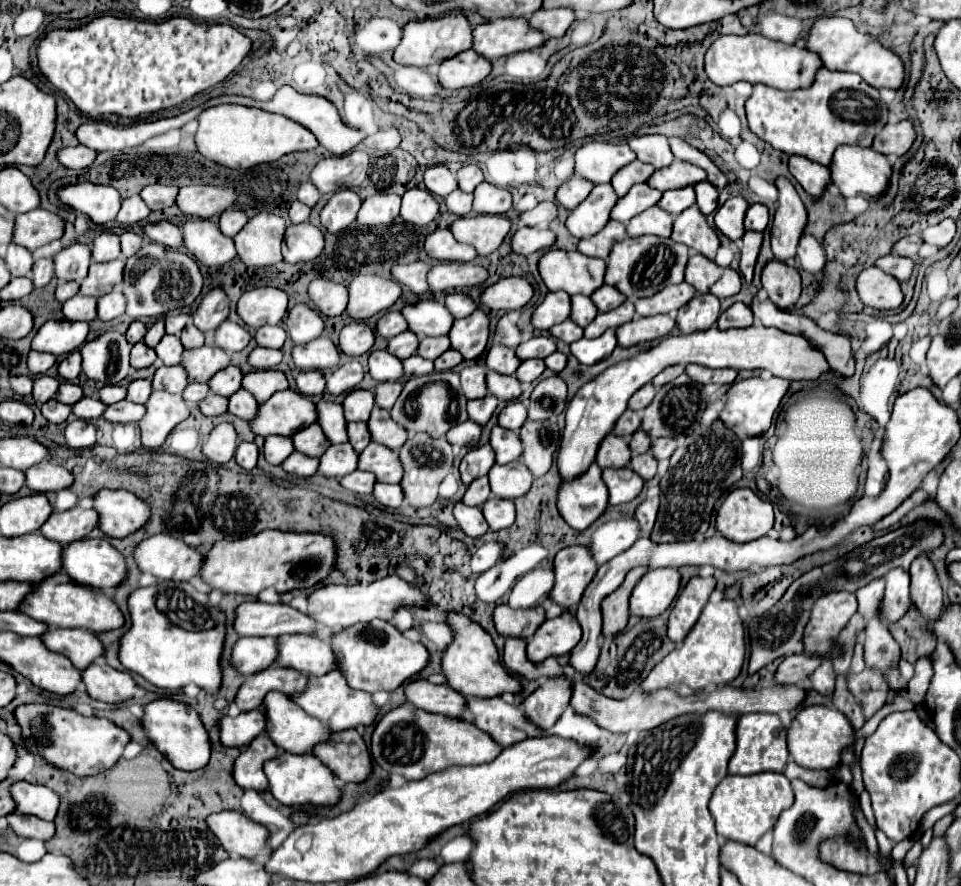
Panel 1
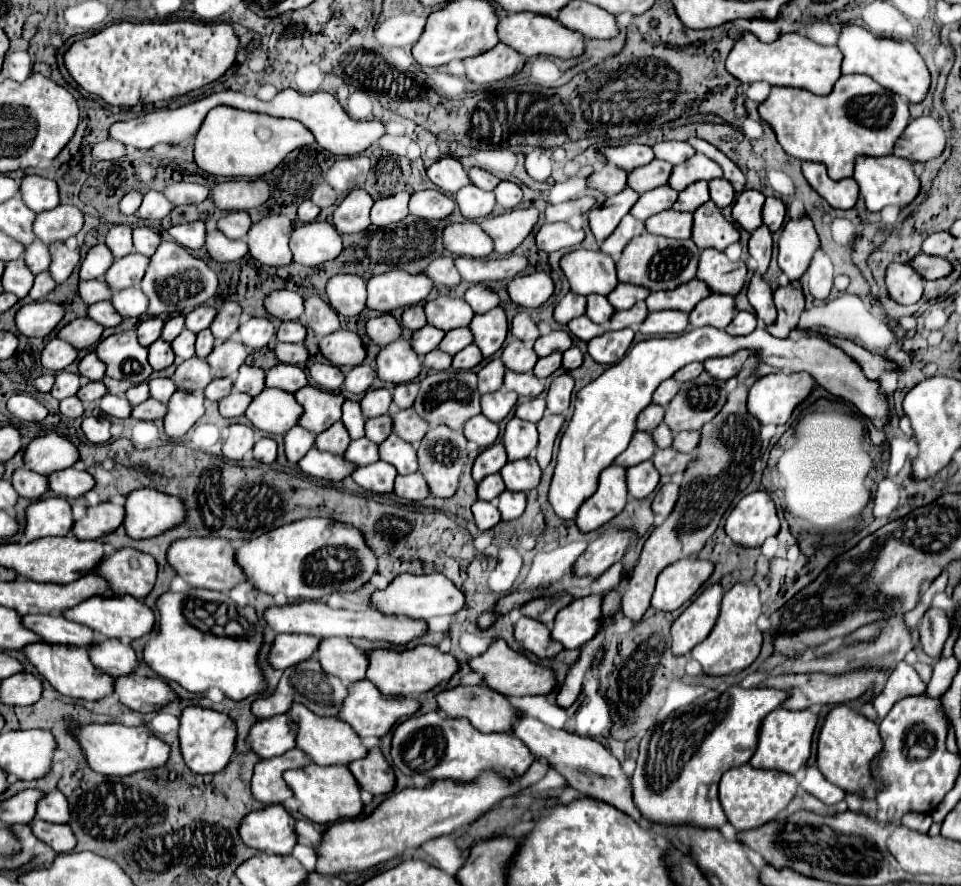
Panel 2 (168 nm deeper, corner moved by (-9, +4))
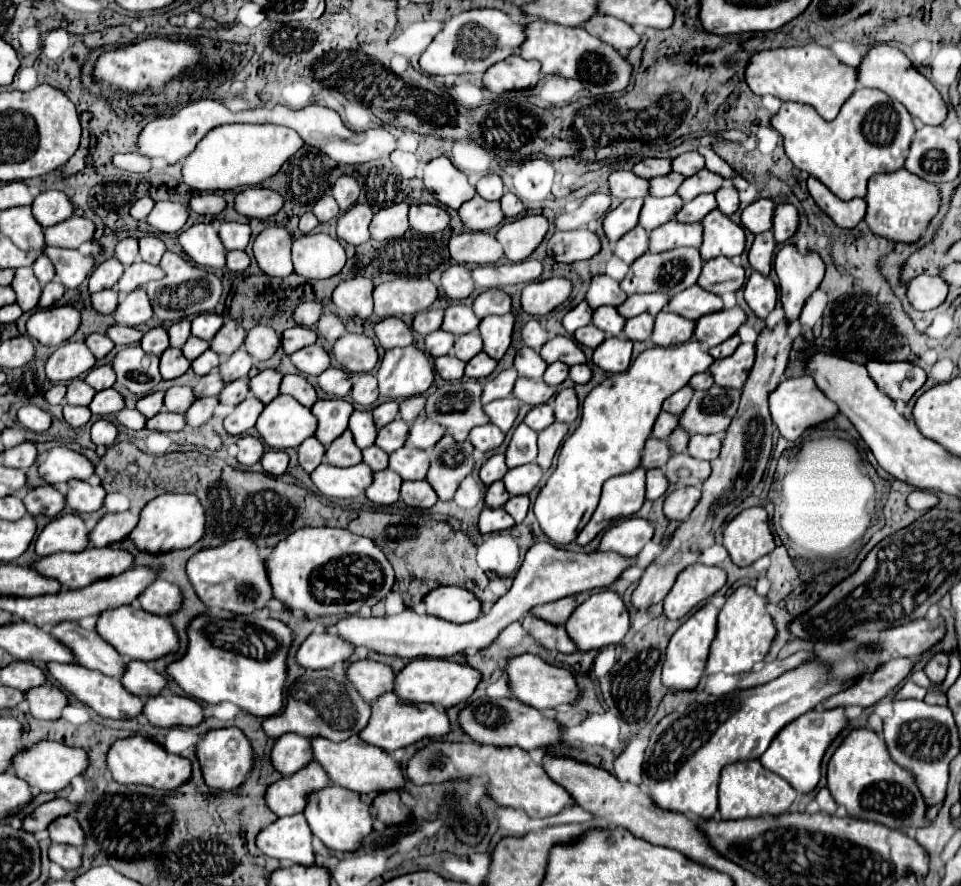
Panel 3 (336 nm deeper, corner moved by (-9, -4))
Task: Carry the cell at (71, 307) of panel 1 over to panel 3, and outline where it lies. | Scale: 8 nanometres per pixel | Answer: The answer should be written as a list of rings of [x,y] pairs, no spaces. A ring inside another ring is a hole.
[[[110,325],[106,335],[116,343],[116,345],[130,345],[130,343],[136,343],[142,339],[142,331],[134,329],[134,327],[126,327],[126,325]]]

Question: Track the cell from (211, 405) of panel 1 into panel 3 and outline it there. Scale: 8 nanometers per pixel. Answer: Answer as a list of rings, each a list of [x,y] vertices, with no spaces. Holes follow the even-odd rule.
[[[248,395],[242,403],[238,403],[234,407],[234,411],[224,419],[224,429],[232,435],[242,435],[244,431],[248,431],[250,427],[256,425],[256,419],[260,415],[260,411],[264,409],[262,401],[258,401],[256,397]]]

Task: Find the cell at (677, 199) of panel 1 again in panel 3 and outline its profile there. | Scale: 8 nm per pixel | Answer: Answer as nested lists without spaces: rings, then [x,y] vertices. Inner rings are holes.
[[[704,193],[704,195],[696,197],[694,201],[686,203],[686,205],[678,211],[676,221],[680,221],[680,223],[698,223],[698,221],[702,221],[712,209],[716,209],[716,199],[714,199],[714,195]]]

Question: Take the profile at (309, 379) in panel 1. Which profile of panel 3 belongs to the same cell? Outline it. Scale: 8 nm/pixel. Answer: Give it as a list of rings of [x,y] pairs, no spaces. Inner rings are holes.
[[[328,367],[324,373],[318,375],[318,385],[332,397],[346,397],[352,389],[350,373],[338,367]]]

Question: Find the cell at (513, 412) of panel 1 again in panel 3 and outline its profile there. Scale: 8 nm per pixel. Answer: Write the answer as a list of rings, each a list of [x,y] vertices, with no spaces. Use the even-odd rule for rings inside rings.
[[[548,403],[530,409],[528,415],[524,417],[524,423],[526,423],[530,429],[534,429],[534,431],[542,431],[542,429],[548,427],[552,421],[554,421],[554,413],[552,413],[552,407],[550,407]]]

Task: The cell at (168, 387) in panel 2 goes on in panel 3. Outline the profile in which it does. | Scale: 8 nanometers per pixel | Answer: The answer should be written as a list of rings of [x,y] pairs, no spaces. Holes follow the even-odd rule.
[[[170,387],[164,395],[164,409],[184,413],[192,405],[194,399],[196,397],[190,387]]]

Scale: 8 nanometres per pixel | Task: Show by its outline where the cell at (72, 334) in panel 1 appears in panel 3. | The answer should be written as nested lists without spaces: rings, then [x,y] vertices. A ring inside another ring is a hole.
[[[92,333],[90,337],[84,339],[84,343],[88,345],[88,349],[92,351],[96,359],[102,359],[114,347],[114,343],[106,335],[100,335],[100,333]]]

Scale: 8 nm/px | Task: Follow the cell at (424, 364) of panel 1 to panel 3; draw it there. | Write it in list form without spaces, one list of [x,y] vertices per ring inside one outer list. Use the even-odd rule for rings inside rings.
[[[452,353],[434,359],[434,369],[436,369],[436,373],[438,373],[442,379],[446,379],[446,381],[462,379],[462,377],[464,377],[464,365],[466,365],[466,363],[460,361],[458,357],[454,357]]]

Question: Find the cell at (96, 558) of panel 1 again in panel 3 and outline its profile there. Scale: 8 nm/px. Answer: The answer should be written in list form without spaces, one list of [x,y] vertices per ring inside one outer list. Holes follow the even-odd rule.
[[[156,579],[152,585],[148,585],[148,589],[144,589],[144,593],[140,595],[138,601],[140,601],[142,609],[148,613],[168,615],[178,609],[182,597],[180,597],[180,591],[176,585]]]

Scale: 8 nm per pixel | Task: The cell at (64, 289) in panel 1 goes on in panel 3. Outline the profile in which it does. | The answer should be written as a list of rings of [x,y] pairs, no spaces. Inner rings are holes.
[[[104,289],[100,293],[92,293],[92,307],[98,313],[114,313],[116,305],[118,305],[118,293],[116,289]]]

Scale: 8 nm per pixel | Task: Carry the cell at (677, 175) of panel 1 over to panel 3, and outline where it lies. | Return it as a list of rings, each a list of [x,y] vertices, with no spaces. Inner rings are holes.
[[[700,169],[700,173],[694,173],[692,177],[684,179],[684,183],[678,189],[678,195],[682,197],[682,201],[692,201],[702,193],[716,193],[722,185],[724,185],[722,175],[712,173],[708,169]]]

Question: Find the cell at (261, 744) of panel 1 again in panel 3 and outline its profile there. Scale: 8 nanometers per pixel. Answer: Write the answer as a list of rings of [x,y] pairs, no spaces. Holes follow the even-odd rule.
[[[318,761],[308,763],[300,773],[294,773],[292,777],[282,777],[280,781],[268,785],[268,793],[264,795],[264,801],[268,803],[268,809],[276,813],[278,817],[302,813],[306,805],[306,795],[324,789],[328,785],[328,775],[320,767]]]

